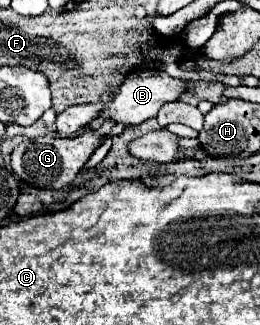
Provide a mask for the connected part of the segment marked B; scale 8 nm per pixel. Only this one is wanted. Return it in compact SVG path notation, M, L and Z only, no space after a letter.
M152 72L152 74L130 74L120 92L114 98L114 104L108 108L108 112L102 114L102 118L112 118L124 126L136 126L142 124L148 118L156 118L158 110L166 104L166 102L174 102L178 100L184 92L188 92L188 82L186 80L178 80L178 78L170 78L166 72Z

